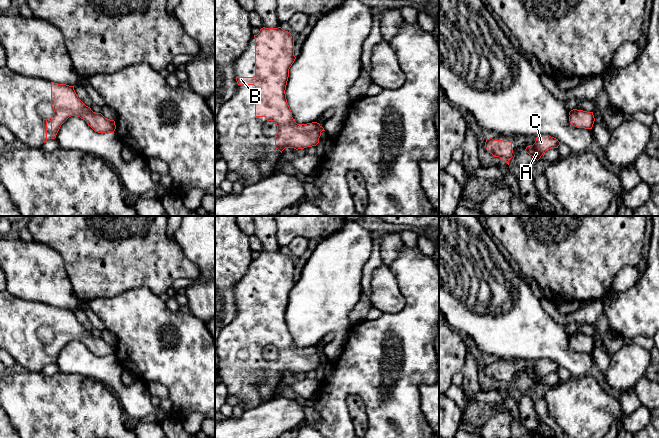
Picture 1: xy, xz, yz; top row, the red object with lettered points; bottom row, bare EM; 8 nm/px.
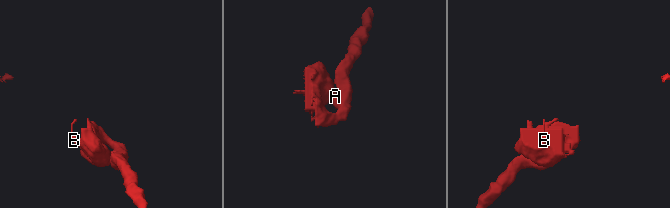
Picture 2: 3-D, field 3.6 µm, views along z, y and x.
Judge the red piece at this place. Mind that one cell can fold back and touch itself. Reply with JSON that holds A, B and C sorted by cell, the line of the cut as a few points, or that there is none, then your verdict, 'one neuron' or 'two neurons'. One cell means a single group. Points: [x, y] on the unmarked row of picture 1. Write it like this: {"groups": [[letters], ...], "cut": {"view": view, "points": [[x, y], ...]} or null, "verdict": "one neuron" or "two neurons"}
{"groups": [["A", "B", "C"]], "cut": null, "verdict": "one neuron"}

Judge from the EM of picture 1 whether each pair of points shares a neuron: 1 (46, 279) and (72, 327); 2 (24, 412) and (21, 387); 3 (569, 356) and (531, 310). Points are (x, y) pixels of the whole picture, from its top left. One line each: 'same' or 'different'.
1: different
2: same
3: same

